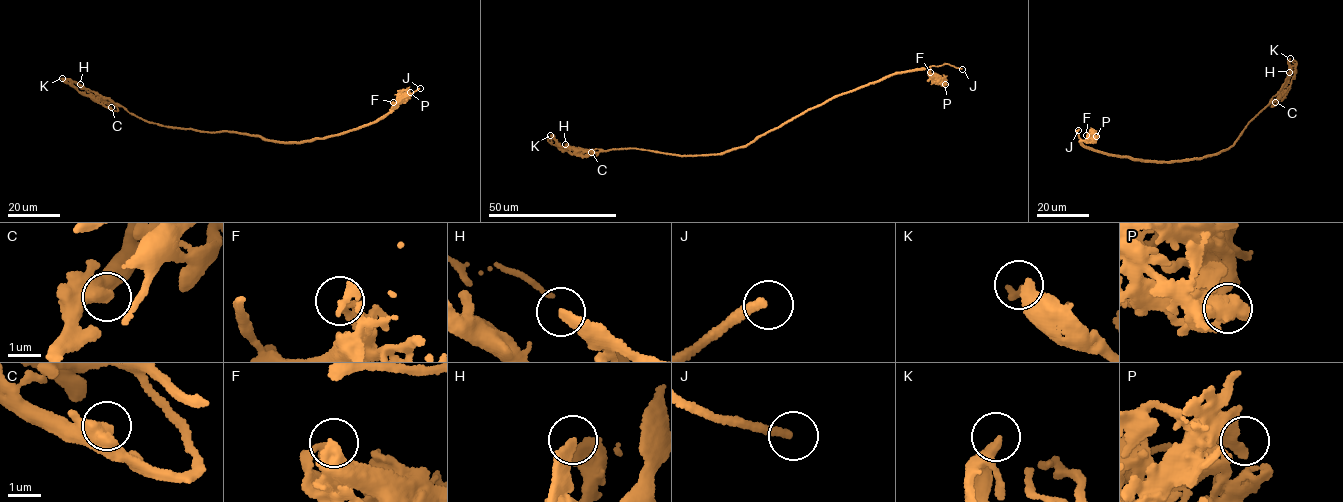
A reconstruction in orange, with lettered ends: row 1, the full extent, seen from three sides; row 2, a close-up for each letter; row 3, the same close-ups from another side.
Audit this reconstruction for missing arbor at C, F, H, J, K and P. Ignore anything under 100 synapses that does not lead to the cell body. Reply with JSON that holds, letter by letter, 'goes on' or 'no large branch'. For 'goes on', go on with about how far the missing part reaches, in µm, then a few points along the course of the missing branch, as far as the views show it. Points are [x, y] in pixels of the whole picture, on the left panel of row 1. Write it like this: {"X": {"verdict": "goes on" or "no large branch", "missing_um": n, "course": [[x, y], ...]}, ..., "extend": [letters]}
{"C": {"verdict": "no large branch"}, "F": {"verdict": "no large branch"}, "H": {"verdict": "no large branch"}, "J": {"verdict": "goes on", "missing_um": 35, "course": [[420, 88], [431, 80], [448, 78], [472, 68]]}, "K": {"verdict": "no large branch"}, "P": {"verdict": "no large branch"}, "extend": ["J"]}

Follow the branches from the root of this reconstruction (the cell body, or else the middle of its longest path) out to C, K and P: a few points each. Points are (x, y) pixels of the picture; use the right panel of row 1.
C: (1192, 160), (1228, 148), (1260, 111), (1270, 102), (1278, 100), (1272, 107), (1275, 102)
K: (1192, 160), (1228, 148), (1260, 111), (1280, 98), (1278, 96), (1291, 72), (1290, 58)
P: (1192, 160), (1169, 163), (1132, 159), (1097, 152), (1080, 142), (1092, 134), (1096, 136)

